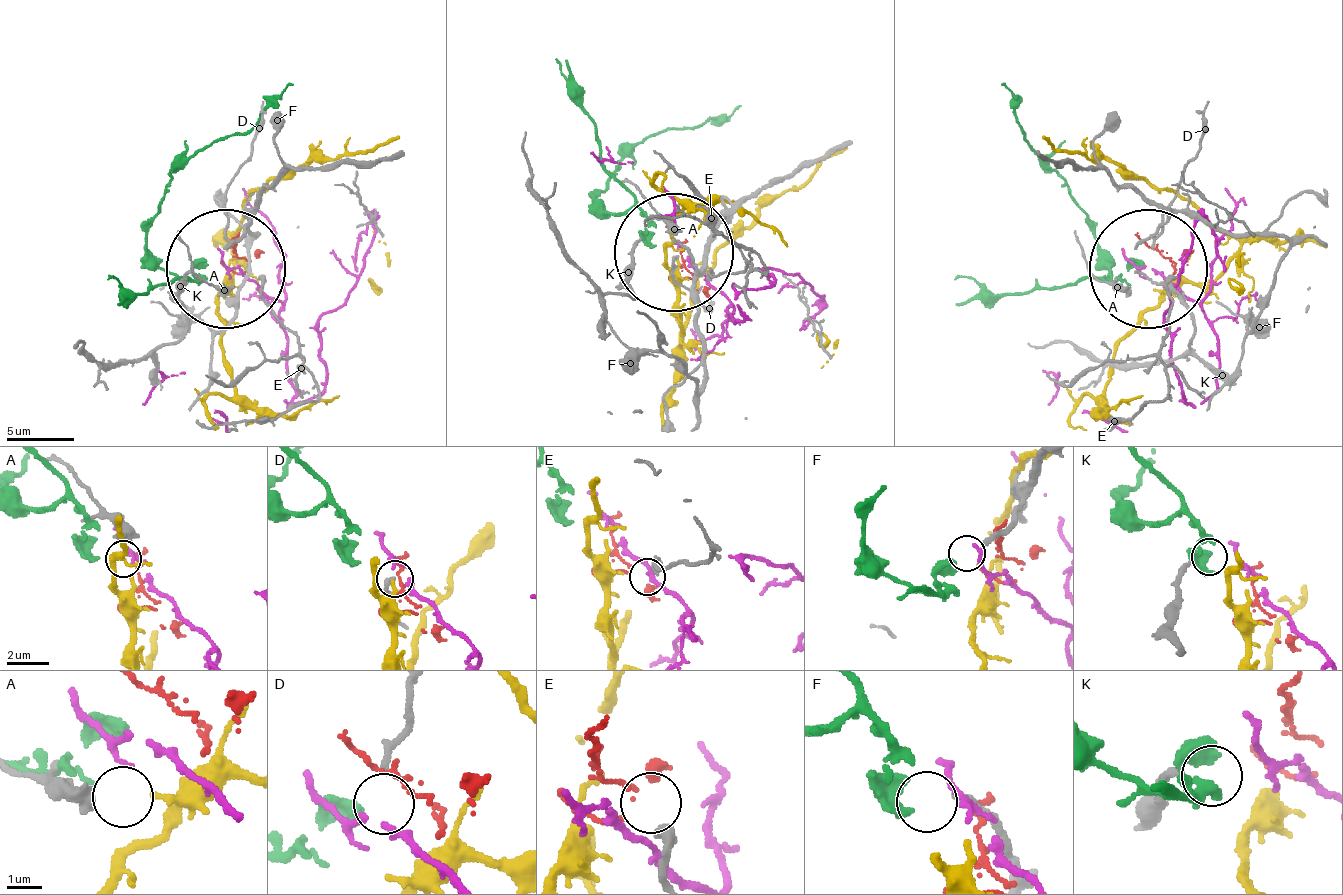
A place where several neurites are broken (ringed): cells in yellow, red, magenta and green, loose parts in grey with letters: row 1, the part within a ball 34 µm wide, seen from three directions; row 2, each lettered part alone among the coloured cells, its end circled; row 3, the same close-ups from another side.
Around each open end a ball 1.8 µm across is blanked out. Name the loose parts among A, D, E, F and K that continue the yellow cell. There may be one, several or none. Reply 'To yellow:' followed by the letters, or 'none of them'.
To yellow: none of them

